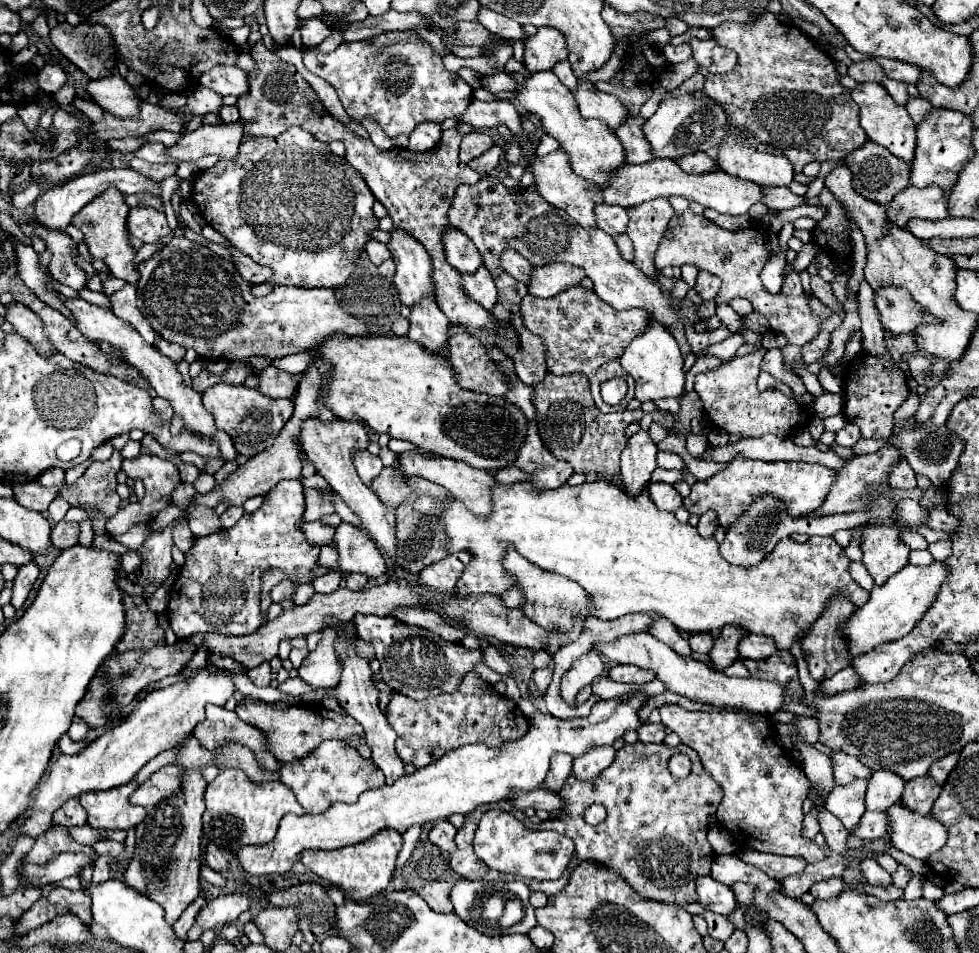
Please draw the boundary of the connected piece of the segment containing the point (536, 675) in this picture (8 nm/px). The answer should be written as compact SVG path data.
M551 660L551 664L547 668L541 668L541 670L533 672L533 682L535 682L535 686L537 686L539 692L547 690L547 686L551 682L551 674L553 674L553 660Z

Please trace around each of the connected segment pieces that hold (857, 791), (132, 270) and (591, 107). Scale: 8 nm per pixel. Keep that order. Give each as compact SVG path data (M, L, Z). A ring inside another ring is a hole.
M855 780L845 786L835 786L827 796L825 808L841 820L849 834L855 832L861 816L865 814L867 780Z
M109 188L97 200L89 202L77 216L73 216L71 224L77 226L85 234L85 244L93 258L103 260L115 278L125 280L127 284L137 284L139 272L135 260L135 248L131 246L131 236L127 232L127 214L129 206L125 204L125 196L117 188Z
M579 80L573 94L583 118L597 118L605 122L611 130L617 130L617 126L629 116L629 110L615 96L595 90L591 82Z

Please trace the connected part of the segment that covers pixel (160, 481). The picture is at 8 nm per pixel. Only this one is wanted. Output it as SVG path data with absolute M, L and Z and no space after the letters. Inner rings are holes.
M137 456L131 460L123 460L123 470L129 478L141 478L145 484L145 496L143 500L135 502L135 504L127 504L125 508L121 508L113 518L107 520L107 530L111 536L117 534L125 534L133 524L149 524L161 510L165 510L171 504L171 492L181 484L181 476L179 470L173 462L163 460L159 456Z

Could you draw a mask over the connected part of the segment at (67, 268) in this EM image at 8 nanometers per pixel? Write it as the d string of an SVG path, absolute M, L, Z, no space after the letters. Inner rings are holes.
M29 220L29 222L33 224L35 232L47 242L47 248L53 252L53 258L51 258L51 262L47 266L51 276L57 282L61 282L61 284L65 284L65 286L69 286L73 290L85 288L85 282L81 282L83 272L73 262L73 256L77 252L75 242L65 232L57 232L57 230L51 232L45 226L37 224L35 220Z

